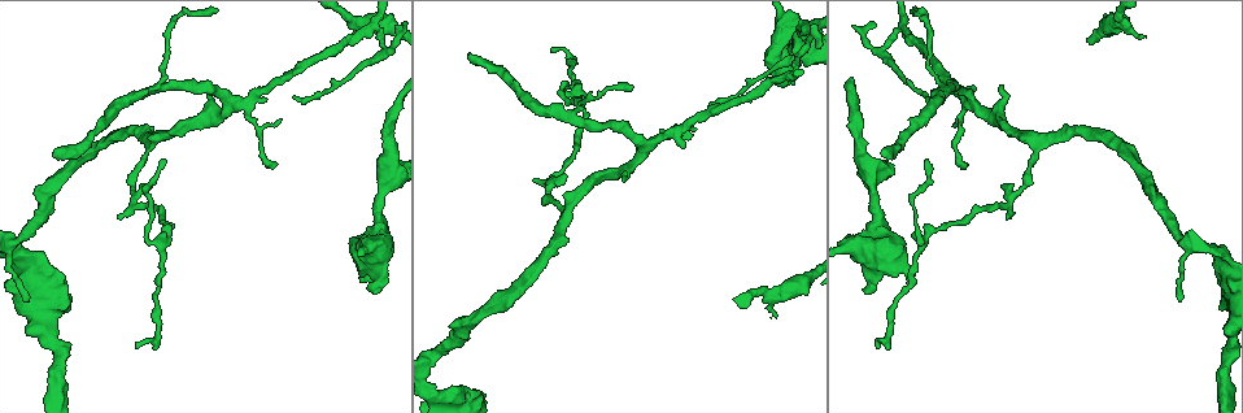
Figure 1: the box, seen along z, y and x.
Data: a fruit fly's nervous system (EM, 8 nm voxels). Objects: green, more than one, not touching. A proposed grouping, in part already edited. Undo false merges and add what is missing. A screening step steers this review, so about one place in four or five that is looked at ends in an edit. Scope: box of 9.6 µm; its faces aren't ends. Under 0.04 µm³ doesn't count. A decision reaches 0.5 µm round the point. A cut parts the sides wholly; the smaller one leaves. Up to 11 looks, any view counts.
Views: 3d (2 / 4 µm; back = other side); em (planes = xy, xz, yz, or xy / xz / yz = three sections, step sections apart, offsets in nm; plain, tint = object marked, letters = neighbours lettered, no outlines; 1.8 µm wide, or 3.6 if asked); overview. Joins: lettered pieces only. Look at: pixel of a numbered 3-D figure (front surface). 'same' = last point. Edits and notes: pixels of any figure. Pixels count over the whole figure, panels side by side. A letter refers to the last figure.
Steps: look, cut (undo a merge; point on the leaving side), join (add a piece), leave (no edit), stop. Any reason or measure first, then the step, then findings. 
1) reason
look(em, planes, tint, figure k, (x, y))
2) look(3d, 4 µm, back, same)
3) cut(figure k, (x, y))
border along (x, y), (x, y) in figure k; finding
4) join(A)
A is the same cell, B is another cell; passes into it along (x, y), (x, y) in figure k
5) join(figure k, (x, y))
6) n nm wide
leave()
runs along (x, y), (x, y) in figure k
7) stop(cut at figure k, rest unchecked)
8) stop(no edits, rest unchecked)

abrupt turn
look(em, yz, step 4, letters, figure 1, (869, 177))

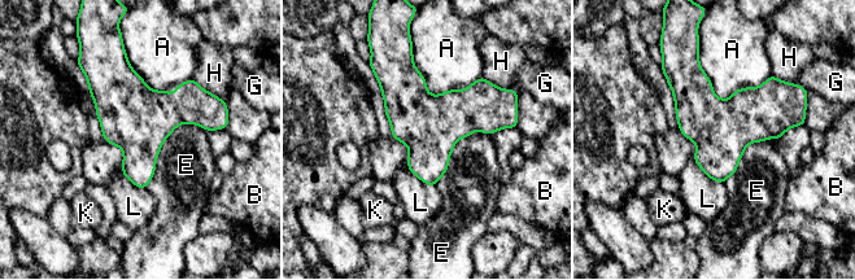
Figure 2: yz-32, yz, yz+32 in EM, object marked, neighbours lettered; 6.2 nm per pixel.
look(em, planes, letters, same)

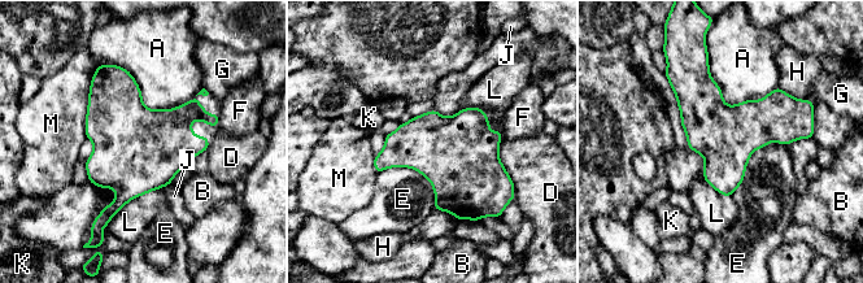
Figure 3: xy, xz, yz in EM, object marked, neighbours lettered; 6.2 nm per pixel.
380 nm wide
leave()
A, B, D, E, F, G, H, J, K, L and M are other cells; border along (788, 144), (757, 148), (731, 196) in figure 3; continuous, no second neuron

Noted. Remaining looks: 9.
an open end
look(3d, 2 µm, figure 1, (382, 290))

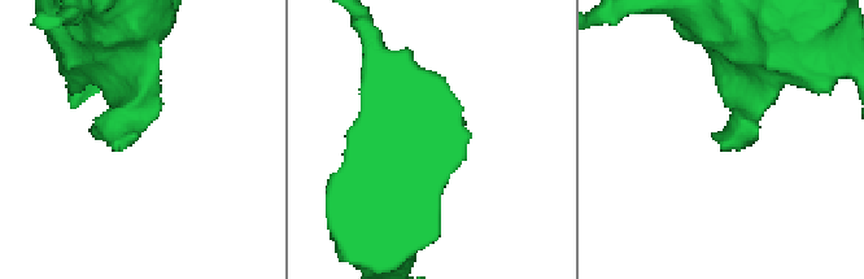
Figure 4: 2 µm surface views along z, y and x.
look(em, planes, letters, figure 4, (712, 133))

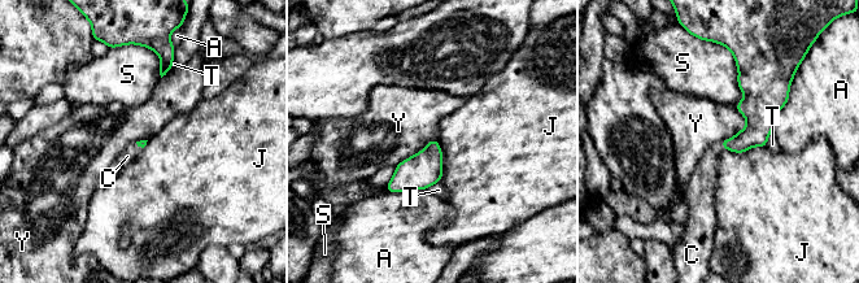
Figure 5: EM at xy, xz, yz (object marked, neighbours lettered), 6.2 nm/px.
join(C)
C is the same cell, A, J, S, T and Y are other cells; passes into it along (758, 127), (722, 144), (702, 179) in figure 5; it goes on there

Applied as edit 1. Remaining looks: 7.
long arm stops here
look(3d, 2 µm, figure 1, (470, 54))

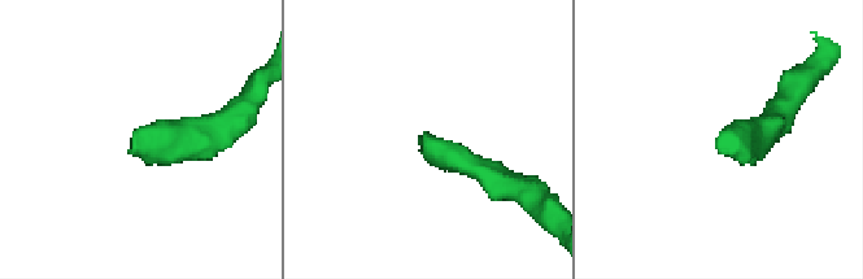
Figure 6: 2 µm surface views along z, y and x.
look(em, planes, tint, figure 6, (134, 150))

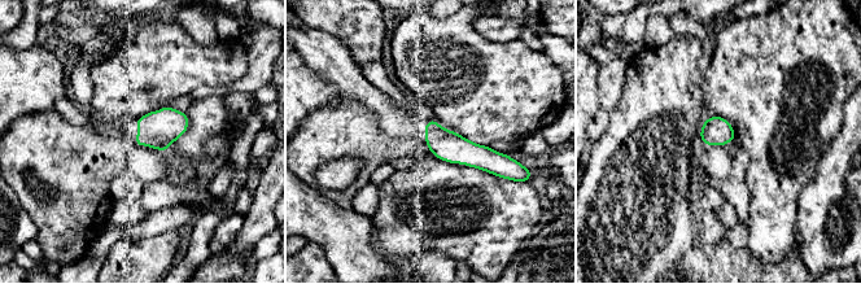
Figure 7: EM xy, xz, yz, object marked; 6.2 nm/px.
look(em, planes, letters, same)

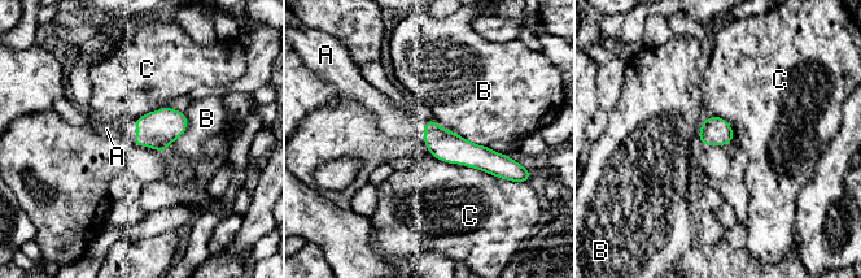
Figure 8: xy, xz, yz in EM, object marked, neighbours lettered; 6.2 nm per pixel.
join(A)
A is the same cell, B and C are other cells; the neuron continues

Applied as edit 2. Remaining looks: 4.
redraw
look(overview)

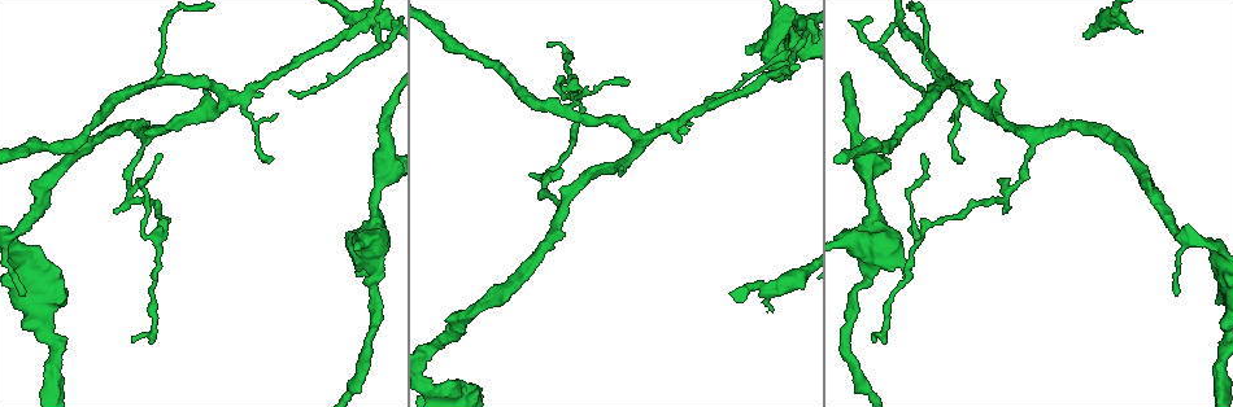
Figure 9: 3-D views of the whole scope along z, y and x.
an open end
look(3d, 2 µm, back, figure 9, (773, 307))

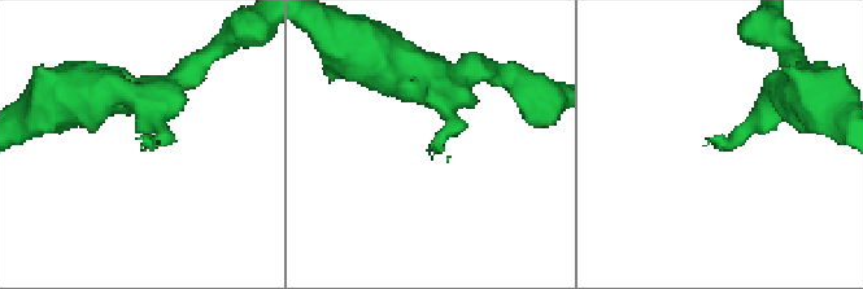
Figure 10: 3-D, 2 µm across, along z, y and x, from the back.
shape alone is not enough
look(em, xy, step 4, tint, figure 10, (435, 148))

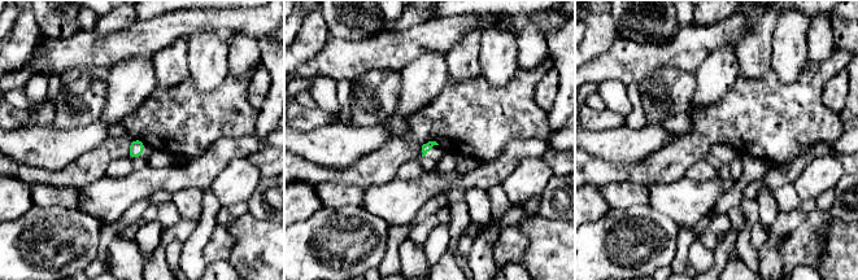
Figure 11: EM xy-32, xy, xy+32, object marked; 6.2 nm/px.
another direction
look(em, planes, letters, same)

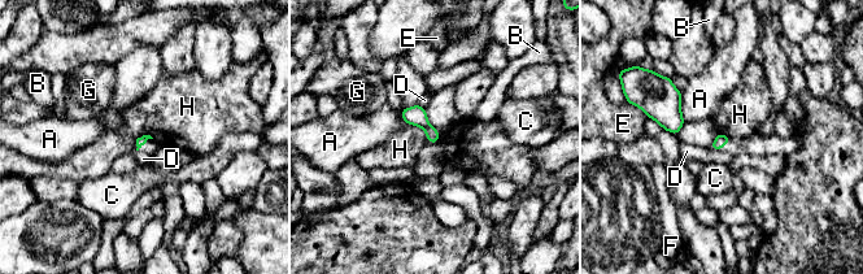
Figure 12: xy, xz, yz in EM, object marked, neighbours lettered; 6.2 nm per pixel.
leave()
A, B, C, D, E, F, G and H are other cells; border along (151, 135), (140, 135), (136, 139) in figure 12; none of them fits

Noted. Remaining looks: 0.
stop(join at figure 5, join at figure 8, rest unchecked)

